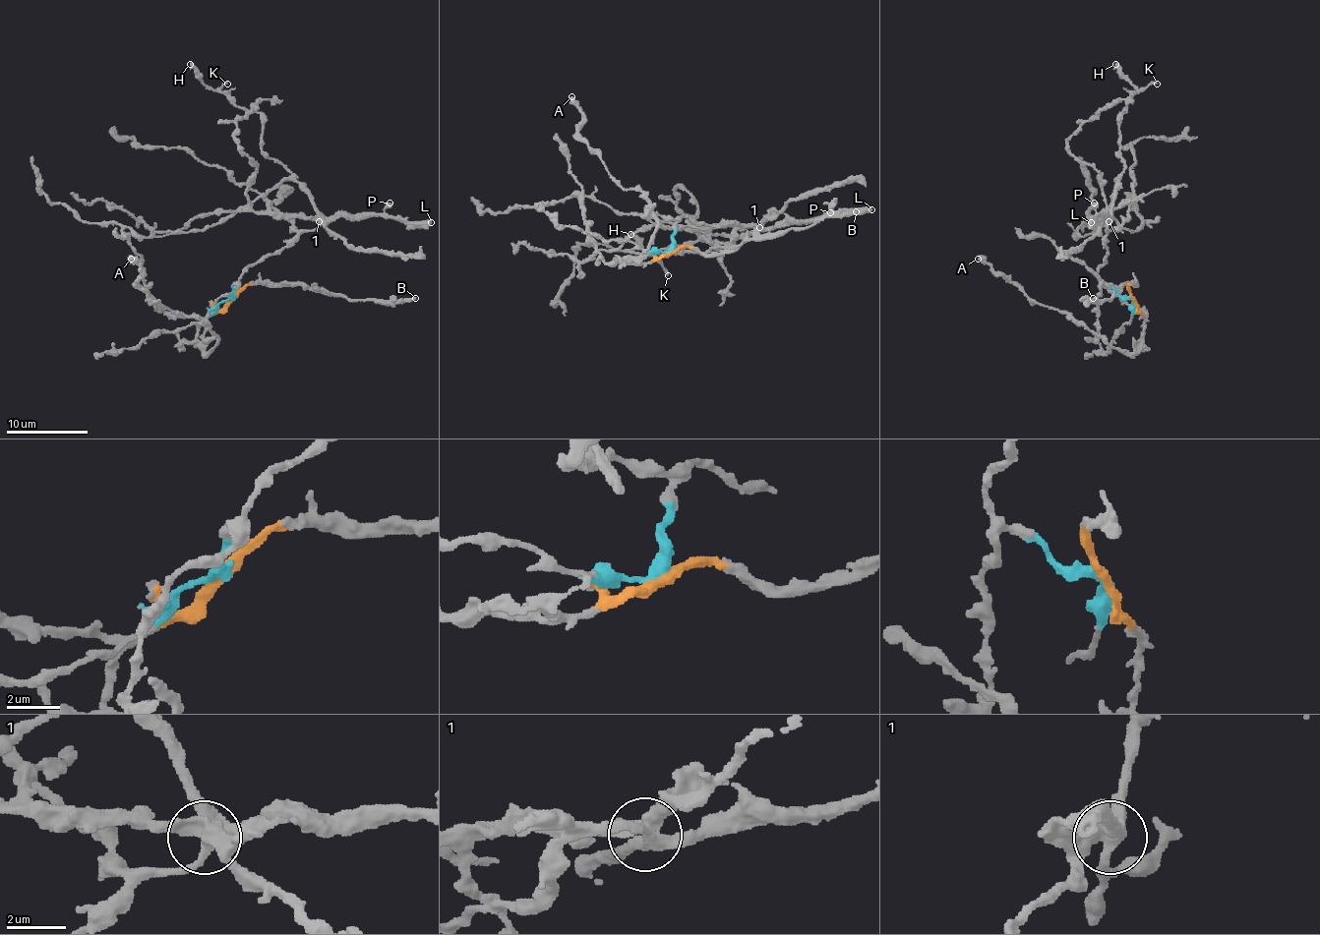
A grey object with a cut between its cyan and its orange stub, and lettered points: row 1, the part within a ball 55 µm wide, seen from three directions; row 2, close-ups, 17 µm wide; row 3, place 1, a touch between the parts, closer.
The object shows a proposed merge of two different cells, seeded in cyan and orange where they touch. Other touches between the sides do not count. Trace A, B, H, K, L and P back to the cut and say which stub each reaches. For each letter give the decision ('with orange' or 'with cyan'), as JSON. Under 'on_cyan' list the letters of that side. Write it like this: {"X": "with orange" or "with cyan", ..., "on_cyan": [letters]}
{"A": "with orange", "B": "with orange", "H": "with cyan", "K": "with cyan", "L": "with cyan", "P": "with cyan", "on_cyan": ["H", "K", "L", "P"]}

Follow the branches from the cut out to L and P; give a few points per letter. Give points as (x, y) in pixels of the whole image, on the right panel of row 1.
L: (1133, 299), (1122, 299), (1107, 286), (1098, 274), (1107, 258), (1109, 221), (1105, 214), (1090, 223)
P: (1133, 299), (1122, 299), (1107, 286), (1098, 274), (1107, 258), (1109, 221), (1094, 203)

